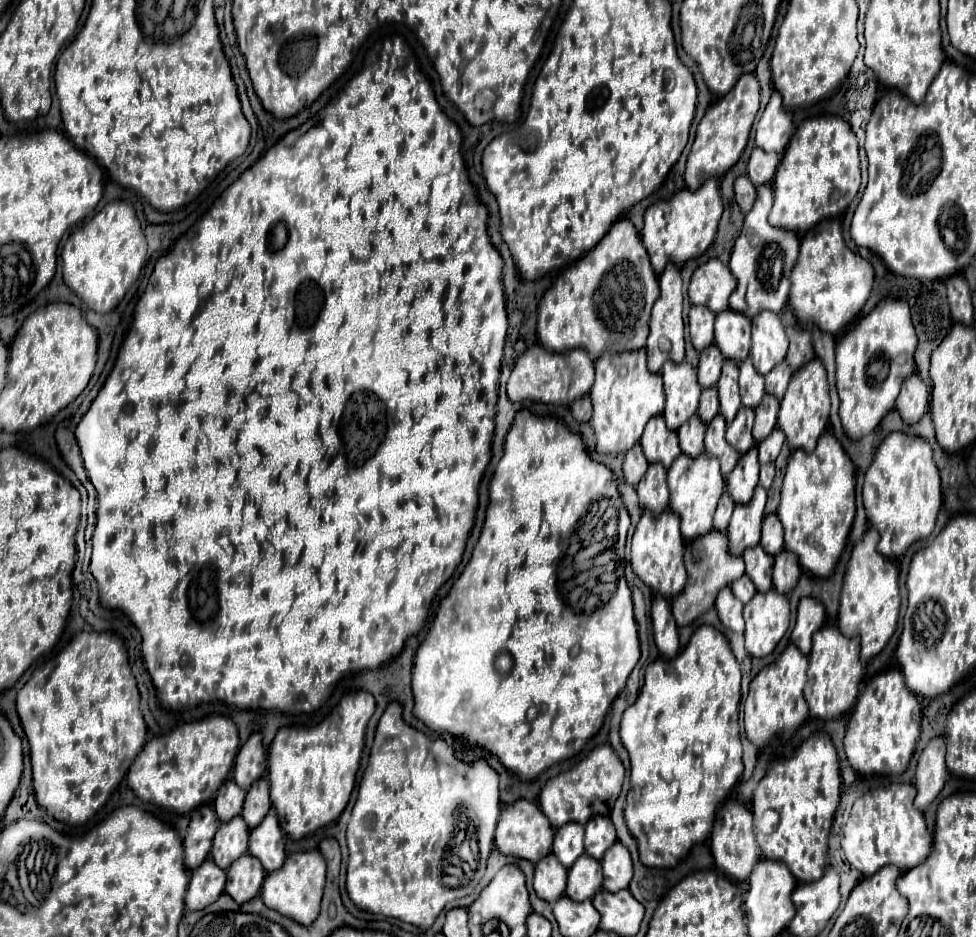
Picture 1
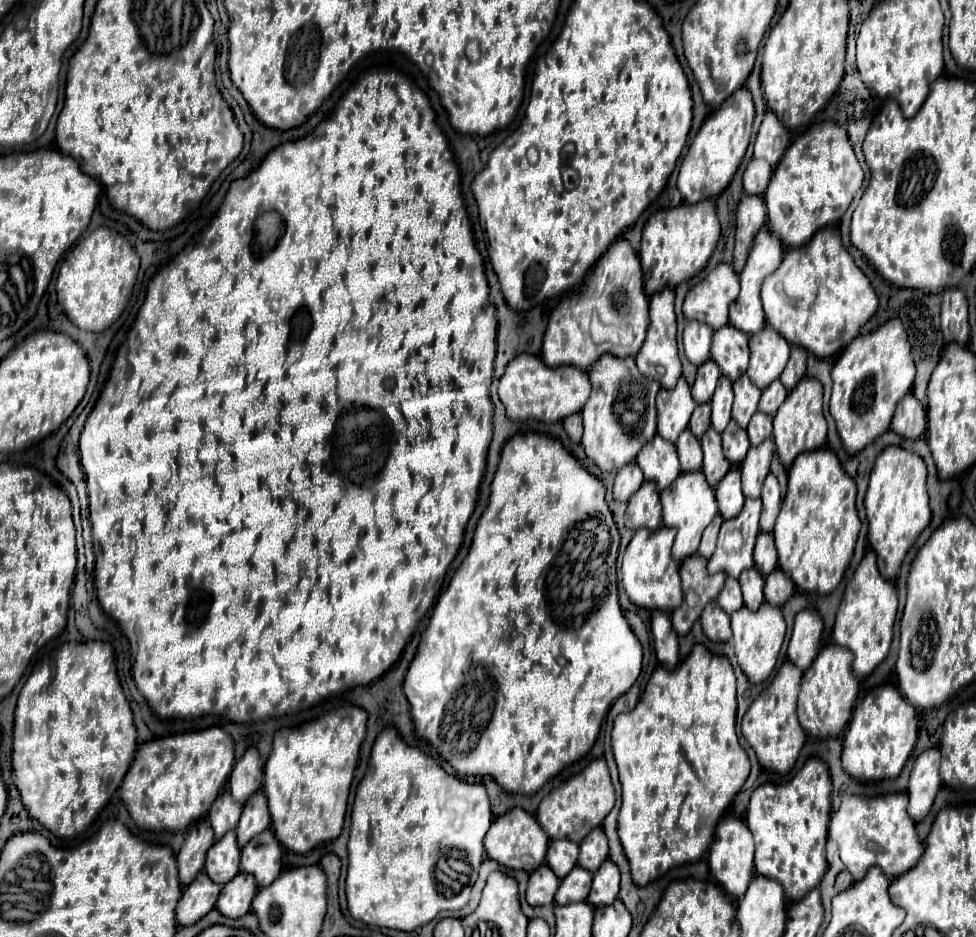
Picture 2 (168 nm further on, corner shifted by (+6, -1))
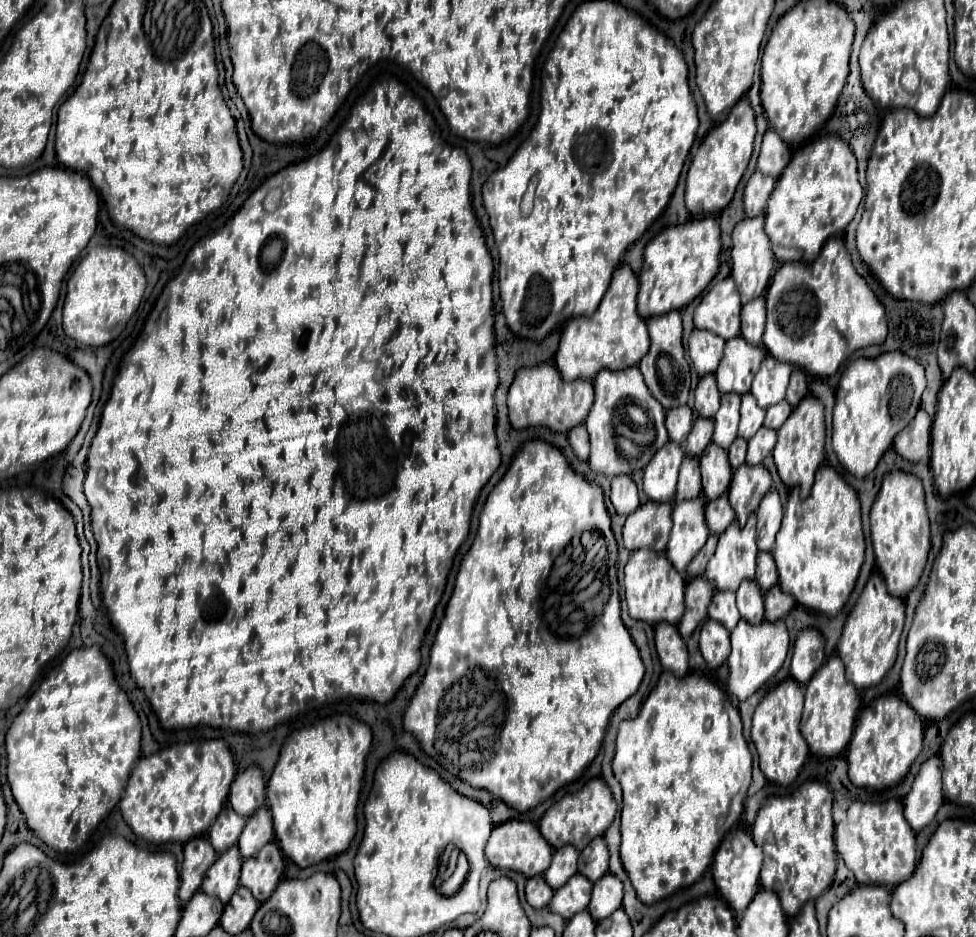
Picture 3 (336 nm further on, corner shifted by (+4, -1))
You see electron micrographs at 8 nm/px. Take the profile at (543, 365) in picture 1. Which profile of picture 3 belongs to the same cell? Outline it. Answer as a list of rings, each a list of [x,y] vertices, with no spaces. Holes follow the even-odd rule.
[[[540,364],[534,368],[524,368],[516,374],[508,392],[510,424],[516,430],[528,426],[548,426],[552,432],[568,432],[570,428],[582,424],[594,402],[594,388],[590,380],[564,382],[560,372],[552,364]]]

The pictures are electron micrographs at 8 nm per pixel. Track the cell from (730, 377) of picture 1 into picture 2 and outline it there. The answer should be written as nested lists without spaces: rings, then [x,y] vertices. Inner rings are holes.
[[[722,376],[718,380],[716,392],[710,400],[712,404],[712,426],[716,428],[716,432],[724,432],[726,424],[732,418],[732,402],[734,402],[734,394],[732,394],[732,382]]]

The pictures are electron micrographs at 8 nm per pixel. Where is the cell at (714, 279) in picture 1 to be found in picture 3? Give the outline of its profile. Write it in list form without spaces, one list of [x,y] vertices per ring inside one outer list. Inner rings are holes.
[[[728,276],[704,294],[694,312],[694,324],[724,340],[732,340],[740,334],[740,310],[742,302],[738,286],[734,284],[734,278]]]

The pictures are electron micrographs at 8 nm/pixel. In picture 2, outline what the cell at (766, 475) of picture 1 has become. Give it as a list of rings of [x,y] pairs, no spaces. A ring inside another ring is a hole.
[[[768,472],[766,480],[764,480],[762,496],[760,498],[764,502],[764,510],[762,510],[762,518],[760,518],[760,528],[764,532],[772,532],[776,516],[778,516],[778,510],[780,510],[780,498],[782,498],[780,484],[778,484],[778,480],[776,480],[776,476],[772,472]]]

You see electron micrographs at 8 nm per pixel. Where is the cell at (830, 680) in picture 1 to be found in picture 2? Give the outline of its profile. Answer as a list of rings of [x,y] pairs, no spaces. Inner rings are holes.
[[[826,644],[816,654],[816,660],[802,676],[800,690],[800,714],[798,720],[806,732],[818,738],[836,736],[844,730],[852,716],[854,700],[858,696],[858,682],[852,672],[852,656],[838,644]]]

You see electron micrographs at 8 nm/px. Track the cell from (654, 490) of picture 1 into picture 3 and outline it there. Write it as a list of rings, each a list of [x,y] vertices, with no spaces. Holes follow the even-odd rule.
[[[642,504],[634,514],[626,518],[624,524],[624,548],[640,550],[652,548],[664,552],[670,540],[670,512],[672,504]]]

